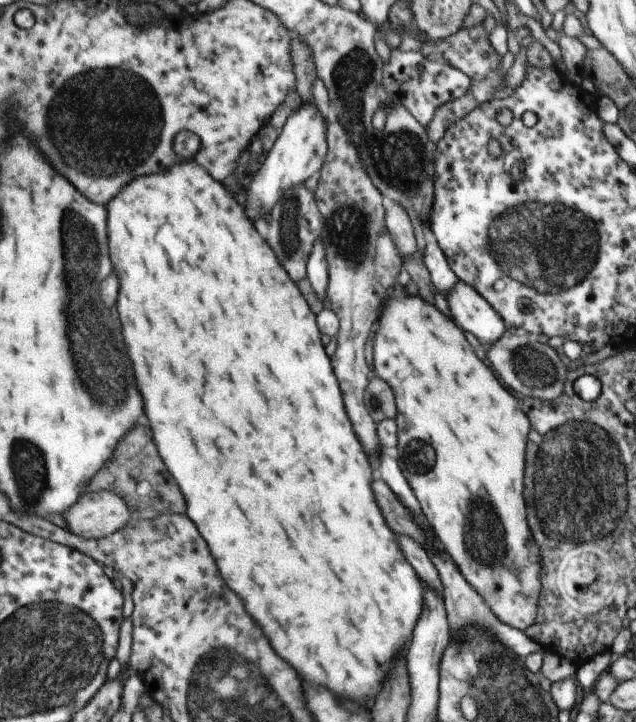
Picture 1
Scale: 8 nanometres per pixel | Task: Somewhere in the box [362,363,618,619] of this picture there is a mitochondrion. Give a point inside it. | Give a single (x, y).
(484, 534)

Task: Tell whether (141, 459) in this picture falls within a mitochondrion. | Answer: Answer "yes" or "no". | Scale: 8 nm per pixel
yes

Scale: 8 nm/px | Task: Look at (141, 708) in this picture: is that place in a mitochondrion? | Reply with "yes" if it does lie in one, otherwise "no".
no

